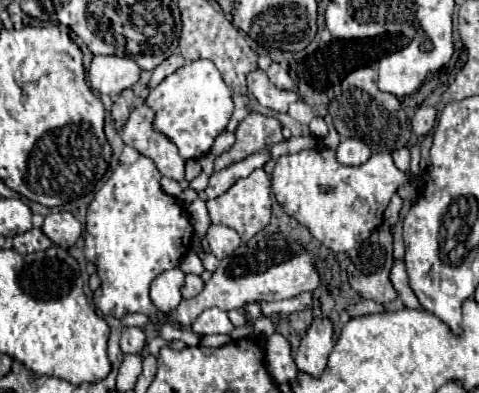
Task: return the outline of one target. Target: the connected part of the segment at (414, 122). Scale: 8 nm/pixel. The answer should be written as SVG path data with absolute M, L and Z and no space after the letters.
M421 105L417 111L415 111L415 117L411 119L411 127L413 127L413 133L423 137L427 135L433 125L435 125L435 117L437 117L437 111L429 105Z

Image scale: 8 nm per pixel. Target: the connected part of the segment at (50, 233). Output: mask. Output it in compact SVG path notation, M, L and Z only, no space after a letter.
M69 211L49 213L43 223L43 233L59 247L69 249L81 237L81 223Z

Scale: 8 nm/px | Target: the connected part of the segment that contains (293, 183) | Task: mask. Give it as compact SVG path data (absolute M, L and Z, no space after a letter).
M323 147L305 149L293 155L279 157L271 175L271 191L275 193L275 199L283 207L283 211L291 219L307 227L315 239L319 239L325 247L329 247L335 253L347 253L351 249L357 249L371 235L371 231L383 223L383 211L387 209L391 197L407 181L409 181L407 173L395 167L391 153L375 153L367 163L359 167L349 167L337 161L333 149Z

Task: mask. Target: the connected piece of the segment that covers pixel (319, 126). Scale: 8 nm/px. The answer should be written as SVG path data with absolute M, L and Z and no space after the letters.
M313 117L313 121L309 123L309 131L311 131L311 135L317 137L317 139L327 137L327 125L325 125L325 121L323 121L321 117Z

